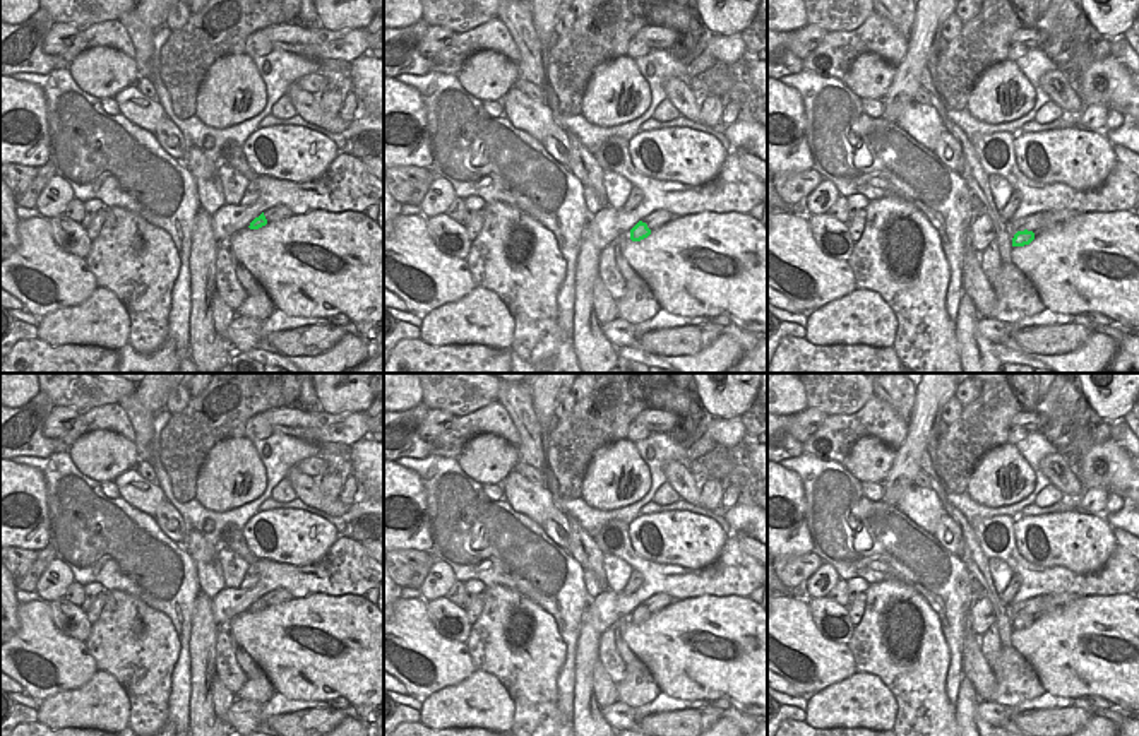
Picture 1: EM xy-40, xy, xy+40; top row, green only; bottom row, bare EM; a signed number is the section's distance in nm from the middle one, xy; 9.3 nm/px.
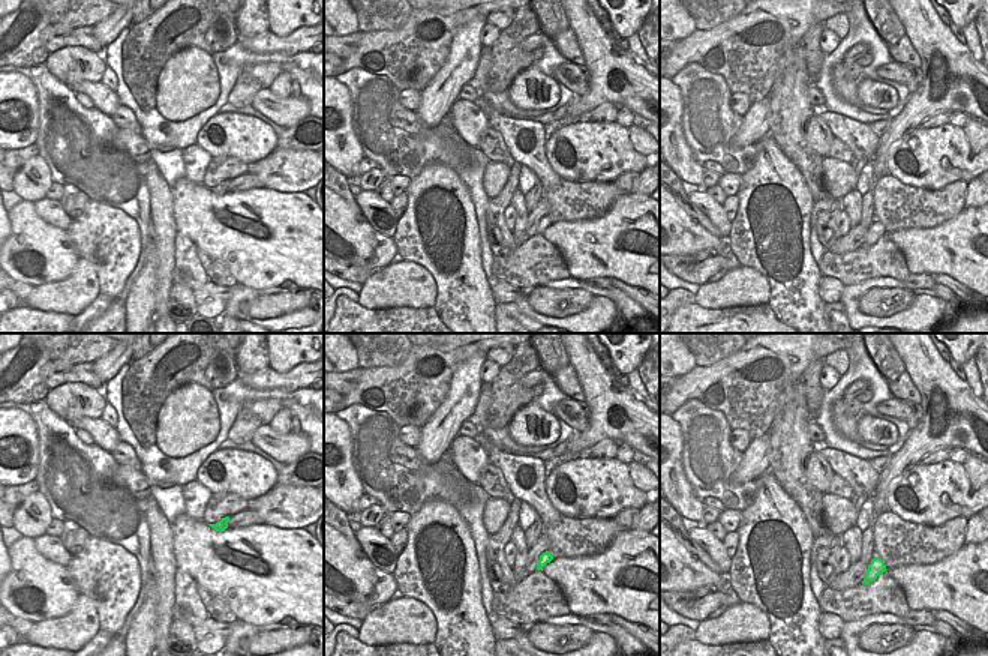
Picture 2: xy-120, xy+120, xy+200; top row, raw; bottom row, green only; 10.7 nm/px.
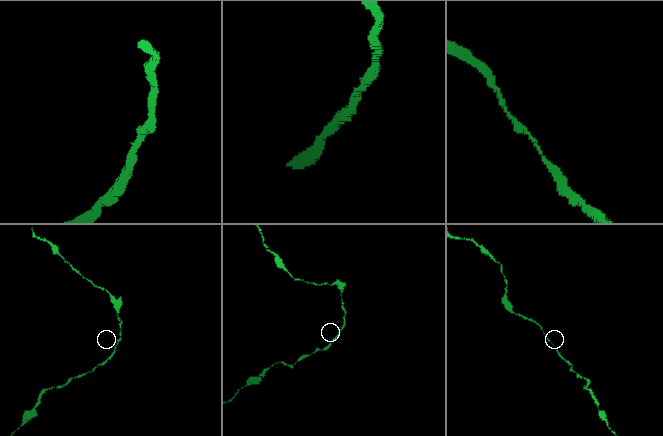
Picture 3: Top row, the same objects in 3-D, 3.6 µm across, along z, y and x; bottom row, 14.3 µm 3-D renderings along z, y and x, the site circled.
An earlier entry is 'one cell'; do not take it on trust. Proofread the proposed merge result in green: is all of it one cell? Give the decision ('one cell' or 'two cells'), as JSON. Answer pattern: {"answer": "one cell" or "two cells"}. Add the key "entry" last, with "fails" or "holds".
{"answer": "one cell", "entry": "holds"}

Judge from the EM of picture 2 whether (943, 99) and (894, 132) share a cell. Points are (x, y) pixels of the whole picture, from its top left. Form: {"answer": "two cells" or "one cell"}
{"answer": "one cell"}

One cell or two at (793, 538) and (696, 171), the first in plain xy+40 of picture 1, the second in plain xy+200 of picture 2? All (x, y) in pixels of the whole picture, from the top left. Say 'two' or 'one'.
one

